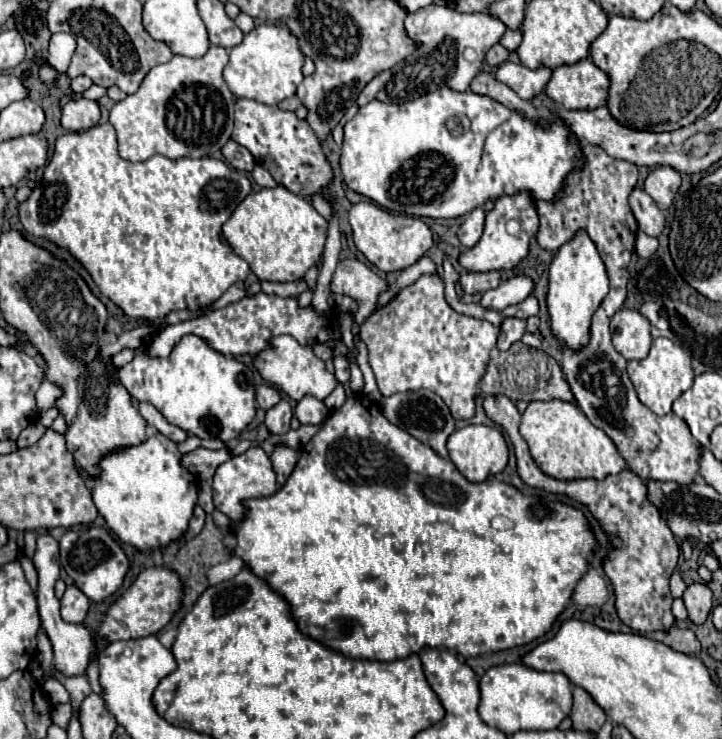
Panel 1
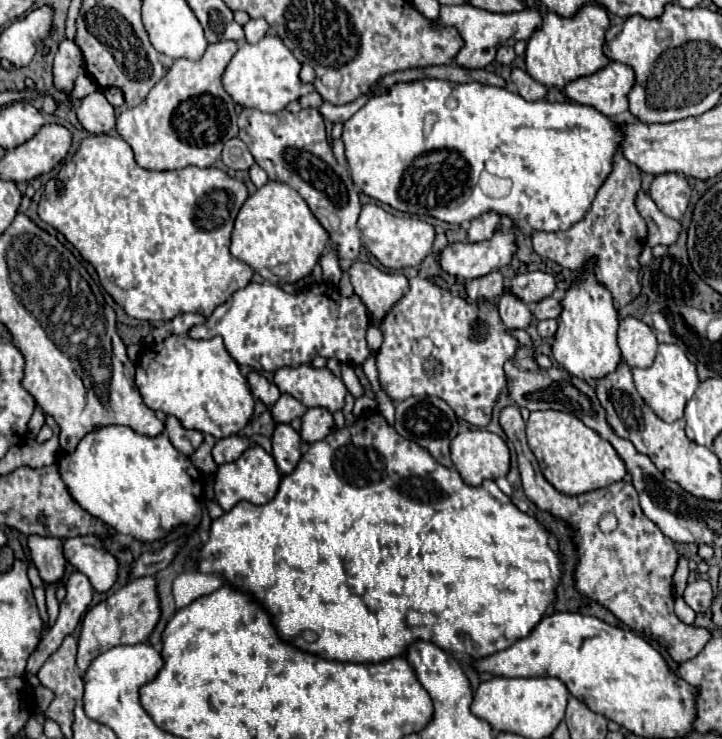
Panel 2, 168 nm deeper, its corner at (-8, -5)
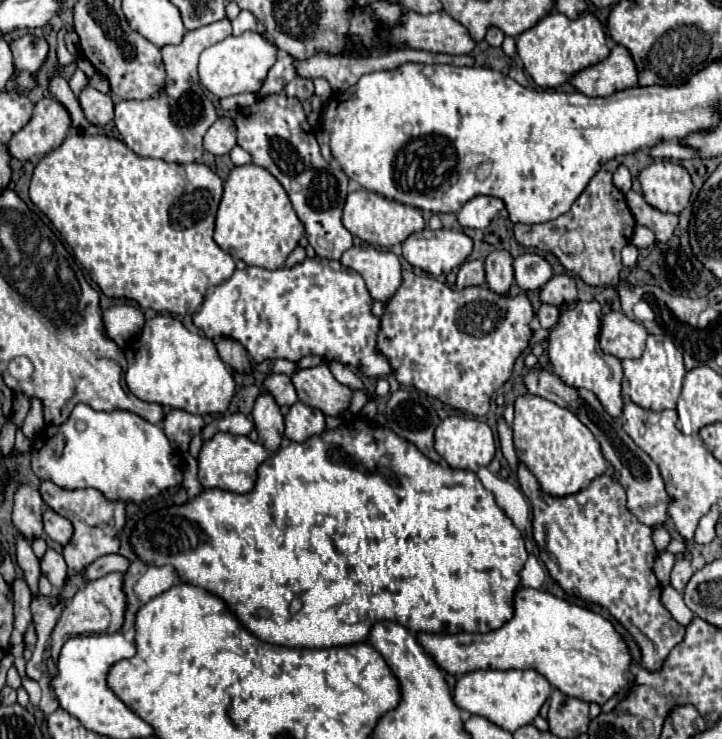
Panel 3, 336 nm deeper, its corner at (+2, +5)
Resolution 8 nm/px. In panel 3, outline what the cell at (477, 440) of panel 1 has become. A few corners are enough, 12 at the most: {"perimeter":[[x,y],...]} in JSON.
{"perimeter":[[449,416],[435,450],[451,468],[477,472],[495,456],[485,422]]}

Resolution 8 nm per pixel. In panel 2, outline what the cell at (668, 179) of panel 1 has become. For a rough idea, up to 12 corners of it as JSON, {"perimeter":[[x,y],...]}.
{"perimeter":[[659,174],[649,194],[663,214],[681,220],[691,188],[681,174]]}

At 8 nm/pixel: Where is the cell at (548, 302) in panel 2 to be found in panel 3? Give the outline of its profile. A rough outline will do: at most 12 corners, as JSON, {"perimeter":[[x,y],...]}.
{"perimeter":[[553,276],[539,294],[541,302],[561,306],[577,298],[569,276]]}

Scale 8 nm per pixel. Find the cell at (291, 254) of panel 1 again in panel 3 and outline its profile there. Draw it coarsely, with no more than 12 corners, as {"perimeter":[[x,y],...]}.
{"perimeter":[[231,170],[215,242],[283,268],[305,226],[273,174]]}

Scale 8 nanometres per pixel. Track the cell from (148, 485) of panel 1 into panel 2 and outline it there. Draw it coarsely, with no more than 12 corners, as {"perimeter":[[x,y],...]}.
{"perimeter":[[97,426],[59,474],[143,542],[199,524],[203,482],[165,434]]}

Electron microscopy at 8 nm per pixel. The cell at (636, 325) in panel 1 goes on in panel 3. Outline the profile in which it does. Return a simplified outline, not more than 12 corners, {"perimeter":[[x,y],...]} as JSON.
{"perimeter":[[621,312],[603,316],[603,352],[619,360],[639,358],[647,334]]}

